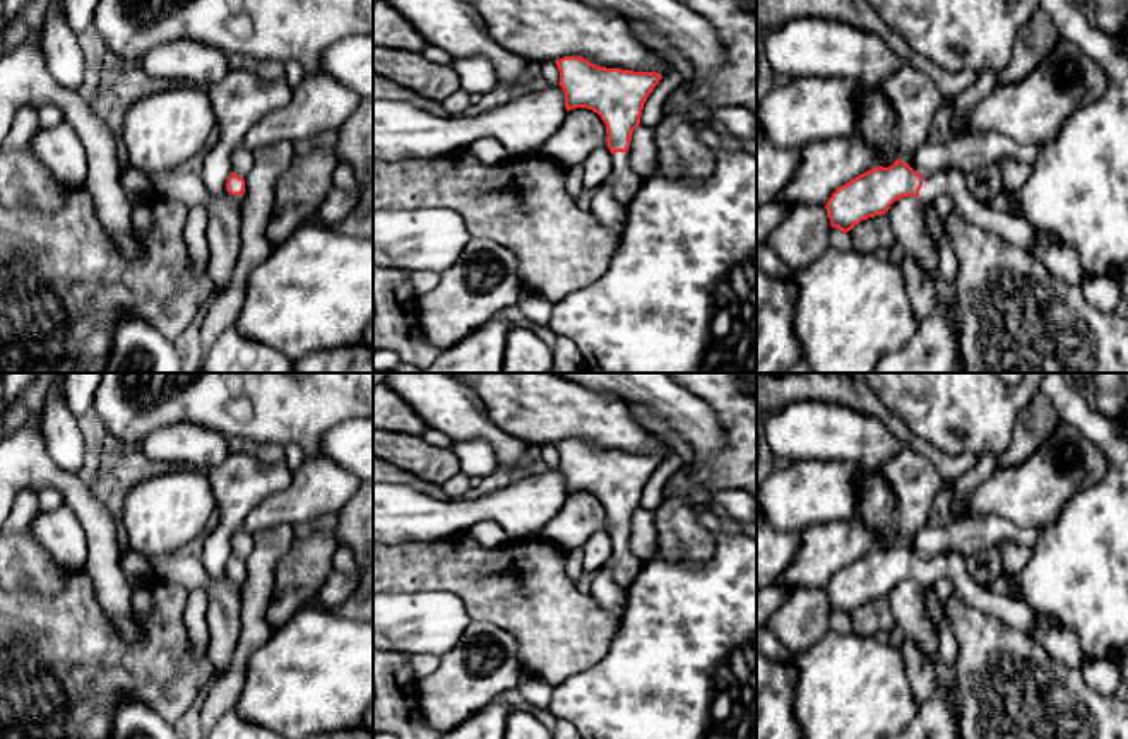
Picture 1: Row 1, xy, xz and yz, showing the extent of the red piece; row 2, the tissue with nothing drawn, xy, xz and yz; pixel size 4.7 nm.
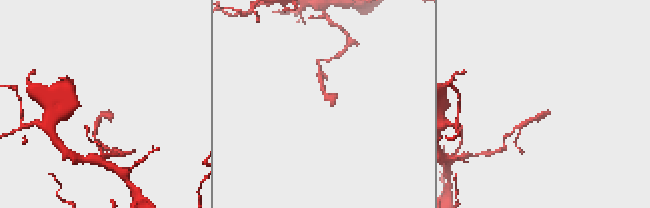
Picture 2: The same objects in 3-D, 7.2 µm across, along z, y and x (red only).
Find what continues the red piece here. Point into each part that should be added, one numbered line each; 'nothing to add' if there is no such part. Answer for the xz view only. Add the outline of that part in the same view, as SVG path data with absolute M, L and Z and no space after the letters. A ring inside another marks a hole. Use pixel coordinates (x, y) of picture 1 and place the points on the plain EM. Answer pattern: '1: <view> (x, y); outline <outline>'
1: xz (625, 567); outline M626 535L613 537L611 549L611 576L614 583L625 592L637 578L644 563L630 553Z

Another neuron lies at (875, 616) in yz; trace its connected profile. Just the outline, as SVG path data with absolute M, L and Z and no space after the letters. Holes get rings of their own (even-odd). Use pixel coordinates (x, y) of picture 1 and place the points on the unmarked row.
M888 597L868 600L846 616L852 631L858 635L876 635L885 638L895 626Z

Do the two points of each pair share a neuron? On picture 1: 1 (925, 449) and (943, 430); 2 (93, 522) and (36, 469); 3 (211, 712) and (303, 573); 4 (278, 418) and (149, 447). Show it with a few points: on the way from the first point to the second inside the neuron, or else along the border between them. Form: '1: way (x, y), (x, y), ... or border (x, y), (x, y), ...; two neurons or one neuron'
1: border (904, 421), (913, 433), (947, 454), (969, 452); two neurons
2: way (84, 505), (53, 476); one neuron
3: border (276, 584), (267, 609), (271, 630); two neurons
4: border (177, 421), (213, 428), (228, 438); two neurons

